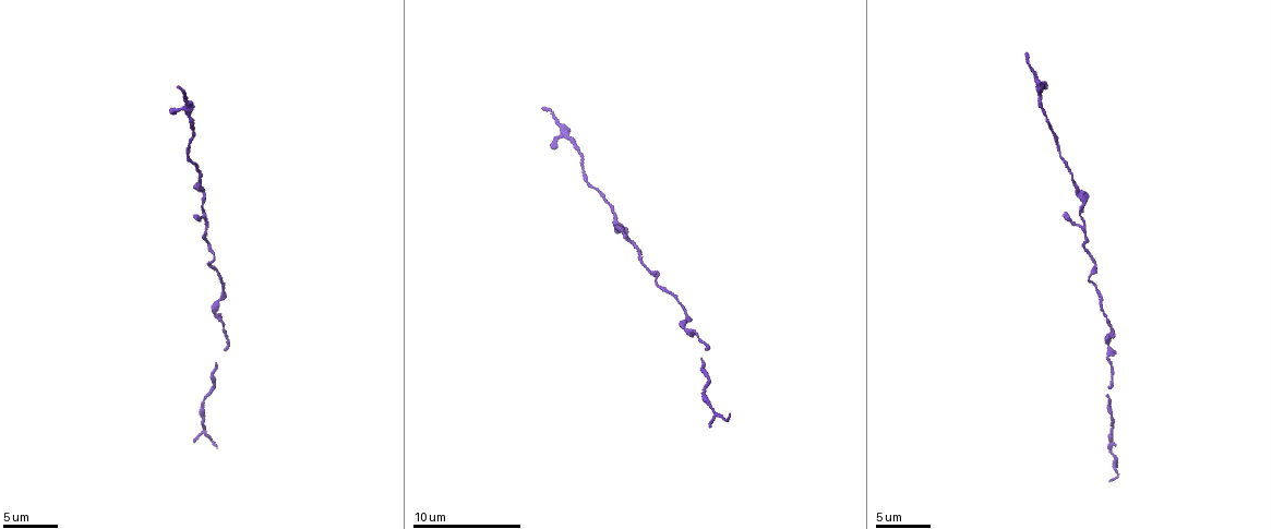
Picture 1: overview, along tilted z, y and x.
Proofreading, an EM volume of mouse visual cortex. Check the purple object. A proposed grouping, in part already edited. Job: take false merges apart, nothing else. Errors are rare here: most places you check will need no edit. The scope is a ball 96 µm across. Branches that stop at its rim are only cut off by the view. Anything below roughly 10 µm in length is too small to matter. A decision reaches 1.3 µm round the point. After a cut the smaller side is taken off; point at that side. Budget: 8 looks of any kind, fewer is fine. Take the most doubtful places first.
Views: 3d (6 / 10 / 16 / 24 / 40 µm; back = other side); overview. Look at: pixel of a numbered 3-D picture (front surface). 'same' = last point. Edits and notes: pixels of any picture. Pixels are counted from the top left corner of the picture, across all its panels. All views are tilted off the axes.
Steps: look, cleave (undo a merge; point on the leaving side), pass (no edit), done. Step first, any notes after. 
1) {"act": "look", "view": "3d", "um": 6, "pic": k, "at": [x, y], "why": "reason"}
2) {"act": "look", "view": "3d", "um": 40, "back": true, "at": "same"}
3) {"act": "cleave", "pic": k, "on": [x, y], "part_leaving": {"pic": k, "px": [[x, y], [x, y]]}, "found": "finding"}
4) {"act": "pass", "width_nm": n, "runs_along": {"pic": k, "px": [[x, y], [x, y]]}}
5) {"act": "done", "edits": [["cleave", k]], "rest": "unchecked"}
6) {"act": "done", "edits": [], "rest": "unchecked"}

{"act": "look", "view": "3d", "um": 10, "pic": 1, "at": [574, 142], "why": "thick turns thin"}

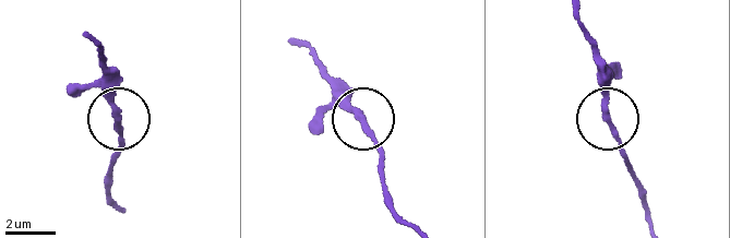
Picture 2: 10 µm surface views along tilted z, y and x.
{"act": "pass", "runs_along": {"pic": 2, "px": [[405, 221], [390, 204], [381, 153], [342, 84]]}, "found": "one neuron here"}

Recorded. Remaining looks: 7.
{"act": "look", "view": "3d", "um": 10, "pic": 1, "at": [635, 246], "why": "side arm on a straight run"}

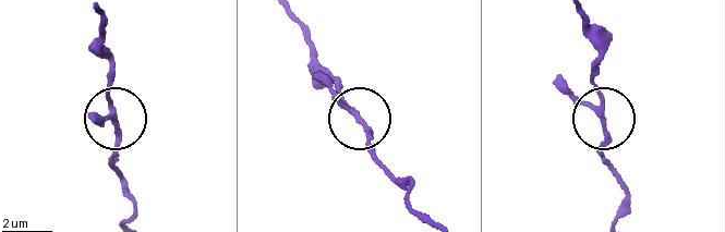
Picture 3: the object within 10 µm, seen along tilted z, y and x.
{"act": "look", "view": "3d", "um": 6, "pic": 3, "at": [355, 115]}

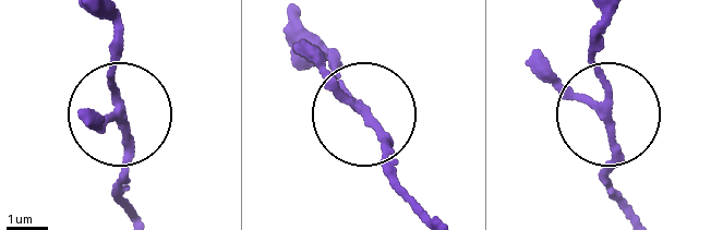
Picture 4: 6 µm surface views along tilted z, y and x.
{"act": "pass", "runs_along": {"pic": 4, "px": [[127, 209], [110, 44]]}, "found": "all the same neuron"}

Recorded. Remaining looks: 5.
{"act": "look", "view": "3d", "um": 10, "pic": 1, "at": [1112, 328]}

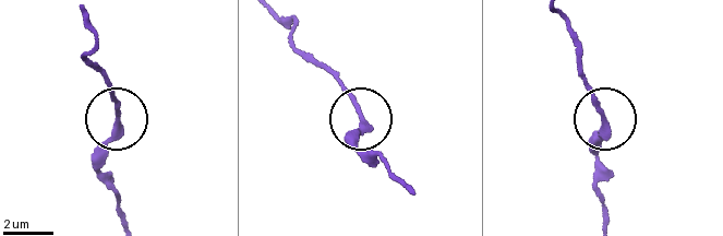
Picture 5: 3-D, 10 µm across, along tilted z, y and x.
{"act": "pass", "runs_along": {"pic": 5, "px": [[292, 19], [300, 48], [330, 72], [365, 124], [363, 153]]}, "found": "one neuron here"}

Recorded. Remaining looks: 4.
{"act": "look", "view": "3d", "um": 10, "pic": 1, "at": [612, 215], "why": "sudden change in width"}

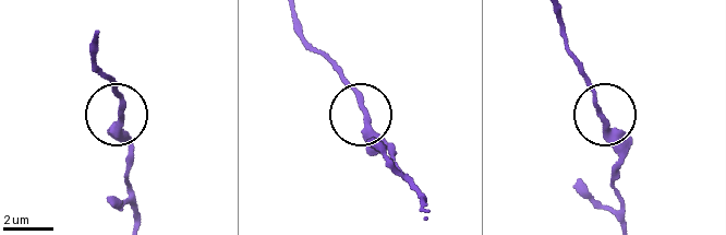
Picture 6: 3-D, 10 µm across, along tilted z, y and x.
{"act": "look", "view": "3d", "um": 10, "back": true, "pic": 6, "at": [364, 114]}

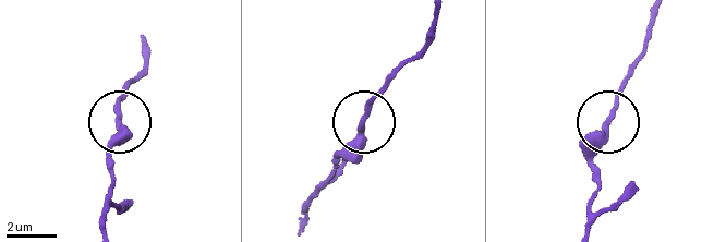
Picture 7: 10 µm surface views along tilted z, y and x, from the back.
{"act": "pass", "width_nm": 240, "runs_along": {"pic": 7, "px": [[105, 224], [124, 83]]}, "found": "one neuron here"}

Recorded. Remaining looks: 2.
{"act": "done", "edits": [], "rest": "unchecked"}

